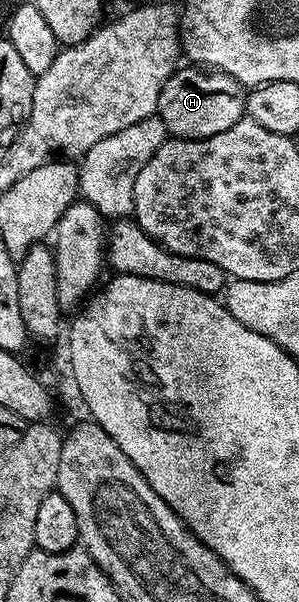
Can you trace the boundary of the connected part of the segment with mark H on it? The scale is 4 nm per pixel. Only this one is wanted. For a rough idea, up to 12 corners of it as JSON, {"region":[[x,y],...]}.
{"region":[[188,64],[156,114],[169,135],[209,138],[246,114],[234,76]]}

